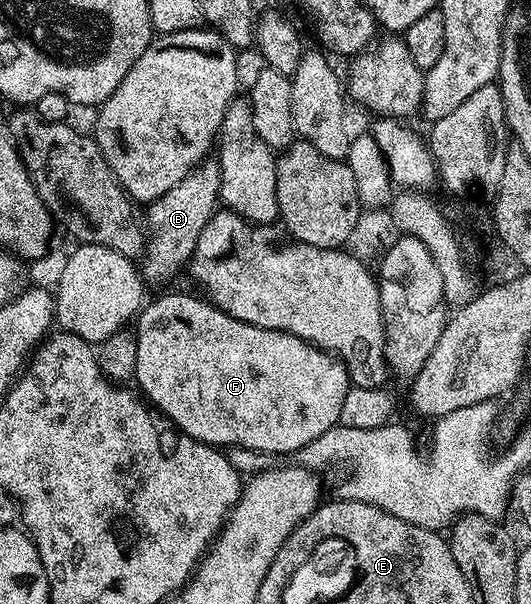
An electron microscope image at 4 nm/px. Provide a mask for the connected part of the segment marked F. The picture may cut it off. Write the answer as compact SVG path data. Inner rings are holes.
M167 293L164 297L157 298L156 301L148 300L139 310L137 320L133 325L133 332L137 339L137 371L133 378L134 384L139 384L138 392L156 410L159 408L158 412L166 417L180 433L186 433L193 439L216 447L240 445L241 448L251 448L253 451L265 452L270 455L278 455L277 453L295 455L299 449L312 443L316 437L324 434L329 428L340 424L342 403L345 402L347 391L352 387L351 381L347 378L347 368L343 366L340 358L336 357L334 353L328 353L325 349L318 349L315 345L310 345L305 339L292 333L241 323L237 319L228 317L216 305L212 305L202 296L199 297L190 297L187 293Z

